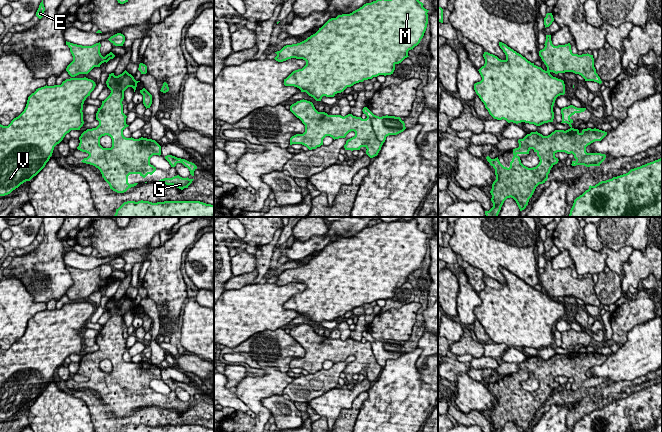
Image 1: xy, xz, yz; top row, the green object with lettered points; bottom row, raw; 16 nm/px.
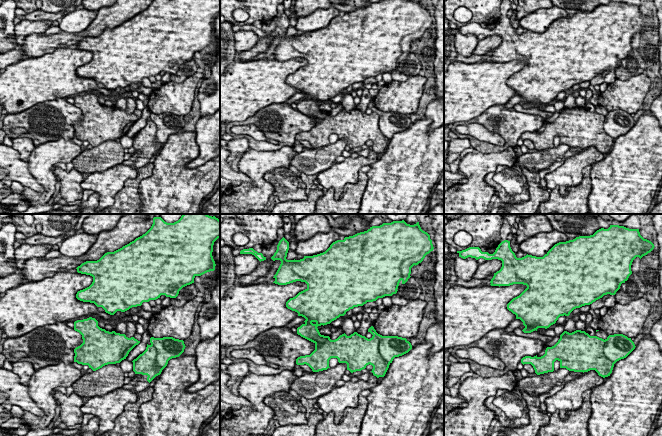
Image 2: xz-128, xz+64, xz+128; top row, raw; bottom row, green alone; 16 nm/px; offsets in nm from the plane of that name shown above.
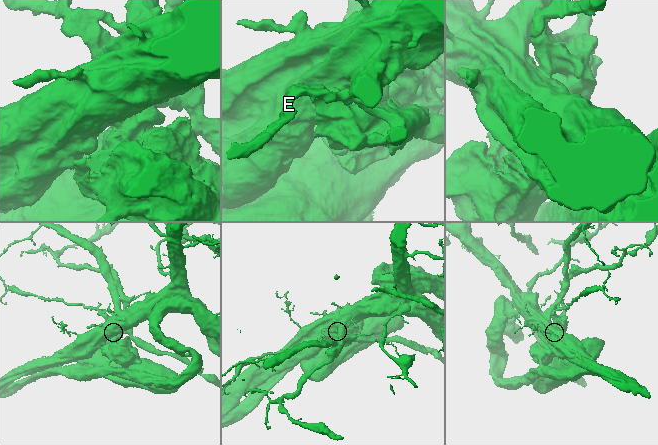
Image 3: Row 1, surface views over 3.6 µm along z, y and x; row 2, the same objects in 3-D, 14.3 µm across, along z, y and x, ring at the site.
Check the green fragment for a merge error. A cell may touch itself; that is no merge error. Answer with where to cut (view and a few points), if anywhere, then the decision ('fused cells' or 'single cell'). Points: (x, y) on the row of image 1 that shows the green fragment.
cut in xz along (311, 102), (309, 104), (309, 115); fused cells

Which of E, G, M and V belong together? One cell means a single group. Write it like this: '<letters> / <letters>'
E G / M V

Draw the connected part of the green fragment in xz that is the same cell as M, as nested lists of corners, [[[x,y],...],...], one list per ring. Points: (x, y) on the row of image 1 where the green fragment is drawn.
[[[376,0],[371,3],[366,3],[359,9],[350,14],[338,15],[336,18],[329,19],[319,30],[308,37],[306,40],[292,45],[284,46],[280,51],[275,52],[277,56],[274,58],[278,62],[283,62],[291,58],[303,59],[306,65],[302,69],[293,71],[286,79],[284,79],[285,86],[294,86],[306,92],[309,96],[313,97],[316,101],[321,101],[323,96],[334,97],[337,93],[343,92],[347,87],[351,87],[356,83],[363,82],[364,80],[372,79],[379,75],[391,75],[395,70],[395,65],[401,63],[408,56],[408,51],[413,50],[424,36],[428,24],[428,11],[423,7],[423,3],[419,0]]]

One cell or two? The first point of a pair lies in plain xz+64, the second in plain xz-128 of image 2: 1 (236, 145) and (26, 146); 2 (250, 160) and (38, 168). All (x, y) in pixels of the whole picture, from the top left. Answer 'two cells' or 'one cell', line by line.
1: one cell
2: one cell

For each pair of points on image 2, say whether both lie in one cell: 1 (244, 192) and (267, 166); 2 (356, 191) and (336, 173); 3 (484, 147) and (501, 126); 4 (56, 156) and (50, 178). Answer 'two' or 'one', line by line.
1: one
2: two
3: one
4: one

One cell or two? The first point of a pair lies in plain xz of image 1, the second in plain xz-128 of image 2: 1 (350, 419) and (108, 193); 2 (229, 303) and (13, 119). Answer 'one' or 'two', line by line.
1: two
2: two

